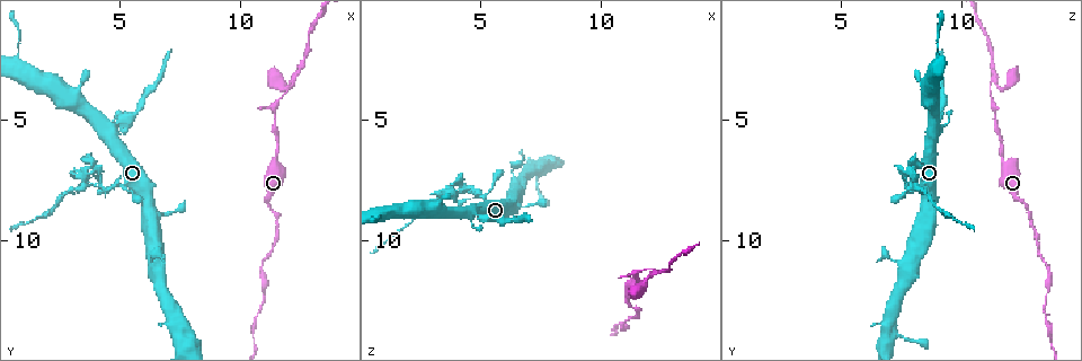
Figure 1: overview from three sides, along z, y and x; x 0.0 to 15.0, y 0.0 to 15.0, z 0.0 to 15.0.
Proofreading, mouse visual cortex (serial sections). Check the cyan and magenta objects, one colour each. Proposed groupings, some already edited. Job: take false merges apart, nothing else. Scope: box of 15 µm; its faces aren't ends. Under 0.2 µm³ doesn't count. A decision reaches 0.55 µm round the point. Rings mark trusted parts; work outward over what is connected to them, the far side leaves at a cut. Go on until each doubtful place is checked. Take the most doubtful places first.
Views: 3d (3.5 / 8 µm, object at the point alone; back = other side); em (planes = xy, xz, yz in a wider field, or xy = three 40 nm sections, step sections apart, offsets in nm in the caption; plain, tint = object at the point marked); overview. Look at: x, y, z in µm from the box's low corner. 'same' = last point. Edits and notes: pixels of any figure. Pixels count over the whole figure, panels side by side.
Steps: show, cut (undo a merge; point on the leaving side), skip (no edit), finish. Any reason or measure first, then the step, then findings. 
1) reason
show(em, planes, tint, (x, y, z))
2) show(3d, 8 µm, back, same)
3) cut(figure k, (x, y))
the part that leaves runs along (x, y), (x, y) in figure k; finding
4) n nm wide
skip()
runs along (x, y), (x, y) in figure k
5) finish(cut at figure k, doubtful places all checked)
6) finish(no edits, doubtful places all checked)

three-way junction
show(3d, 3.5 µm, (12.1, 3.3, 11.3))

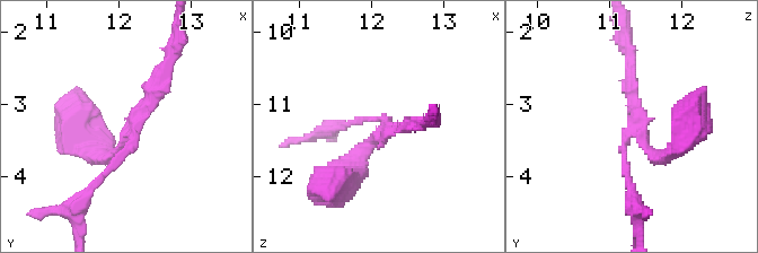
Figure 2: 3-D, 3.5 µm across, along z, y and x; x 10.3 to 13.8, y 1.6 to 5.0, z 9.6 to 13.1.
show(em, xy, step 2, tint, (12.20, 3.35, 11.30))

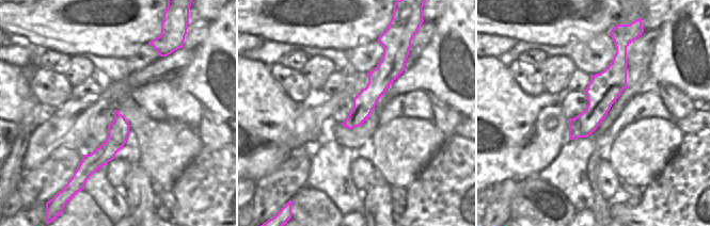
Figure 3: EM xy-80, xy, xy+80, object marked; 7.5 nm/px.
show(em, xy, step 5, tint, same)

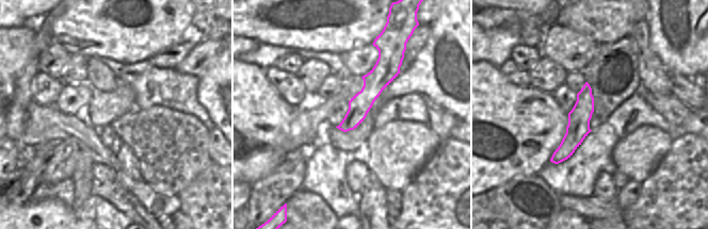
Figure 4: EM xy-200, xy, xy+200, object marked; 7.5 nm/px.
3 arms
skip()
runs along (387, 56), (385, 71), (341, 127) in figure 4; one cell here

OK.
show(3d, 3.5 µm, (4.6, 7.7, 7.8))

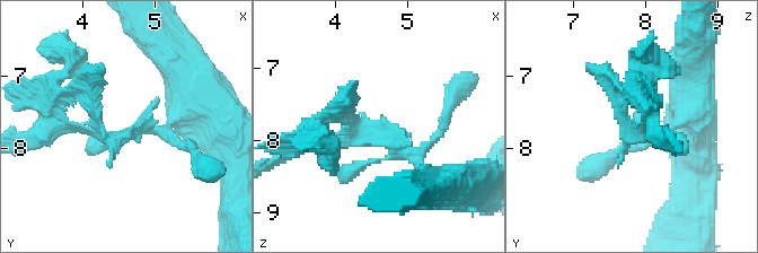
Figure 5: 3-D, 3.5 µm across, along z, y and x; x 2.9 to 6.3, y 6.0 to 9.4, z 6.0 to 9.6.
shape alone is not enough
show(em, xy, step 3, tint, (4.65, 7.85, 7.80))

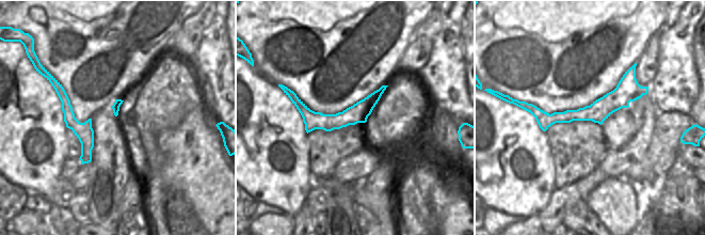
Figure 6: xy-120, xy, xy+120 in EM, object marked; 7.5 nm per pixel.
skip()
runs along (425, 174), (381, 128), (315, 148) in figure 5; one cell here

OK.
two arms in line, one across
show(3d, 3.5 µm, (4.8, 5.2, 8.9))

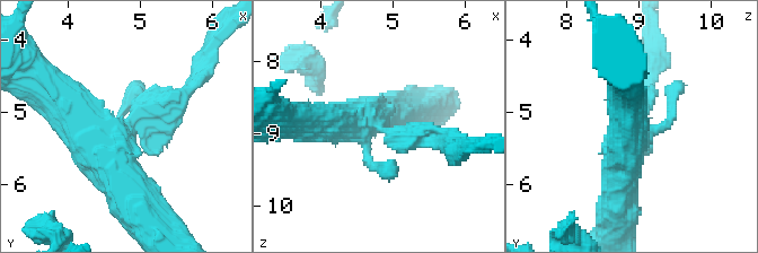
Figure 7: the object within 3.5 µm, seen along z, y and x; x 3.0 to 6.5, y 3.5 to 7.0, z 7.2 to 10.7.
now the EM
show(em, xy, step 5, tint, (4.70, 5.30, 8.75))

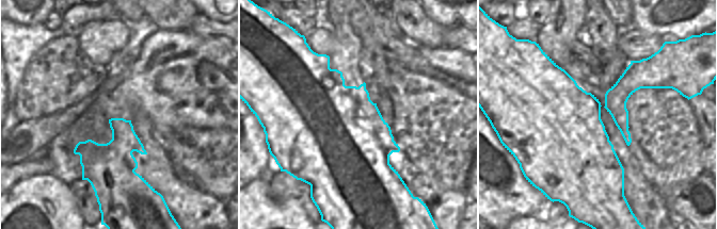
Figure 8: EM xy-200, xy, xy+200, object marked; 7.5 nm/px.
skip()
continuous, no second cell

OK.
finish(no edits, doubtful places all checked)

